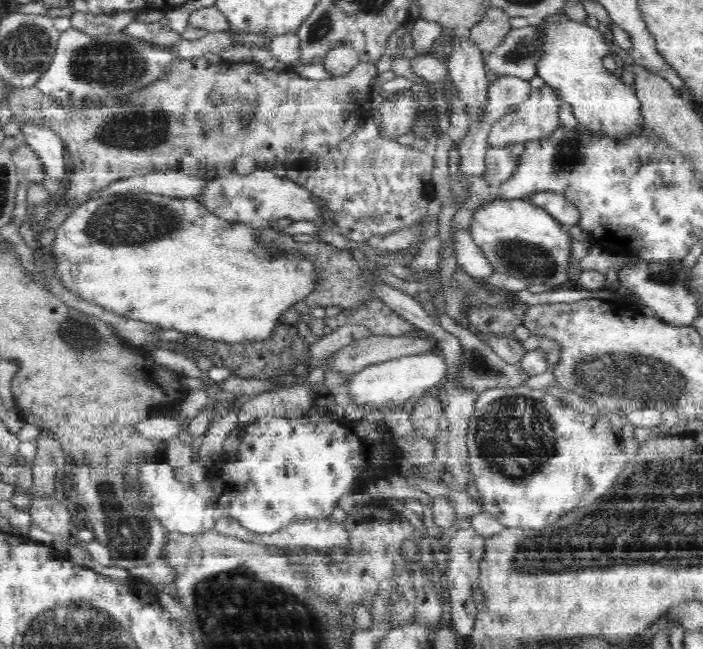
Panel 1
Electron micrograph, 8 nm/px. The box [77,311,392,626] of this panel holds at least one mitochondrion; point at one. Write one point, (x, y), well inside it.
(129, 536)

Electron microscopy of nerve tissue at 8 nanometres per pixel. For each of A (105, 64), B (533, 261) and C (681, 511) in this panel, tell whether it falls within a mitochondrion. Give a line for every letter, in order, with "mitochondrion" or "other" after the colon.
A: mitochondrion
B: mitochondrion
C: mitochondrion

